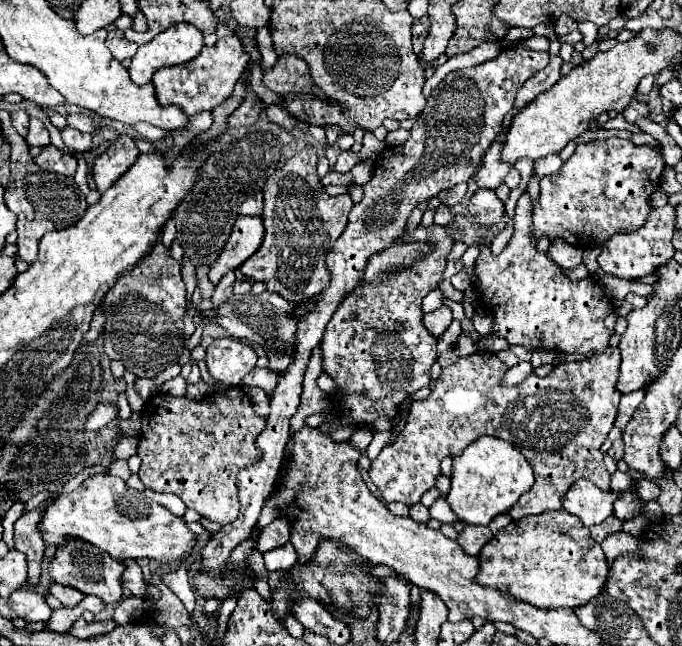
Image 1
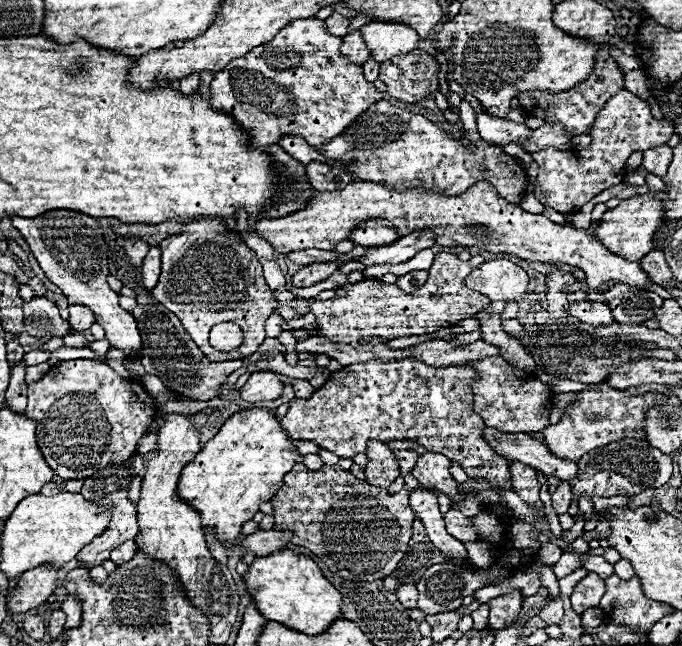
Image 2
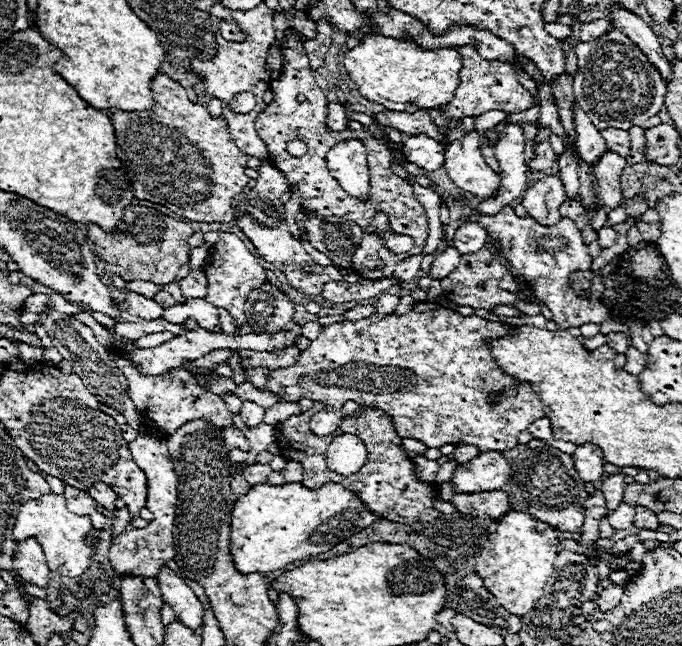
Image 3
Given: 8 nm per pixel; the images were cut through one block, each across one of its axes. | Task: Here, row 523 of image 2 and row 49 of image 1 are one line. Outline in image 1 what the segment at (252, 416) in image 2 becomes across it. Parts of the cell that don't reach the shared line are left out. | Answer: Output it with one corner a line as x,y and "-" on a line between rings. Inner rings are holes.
234,32
230,36
220,38
214,46
204,46
202,52
184,66
170,66
168,70
156,70
152,82
156,86
156,98
166,104
180,106
186,114
194,116
202,110
212,110
230,98
236,80
244,72
250,62
250,54
246,52
242,38

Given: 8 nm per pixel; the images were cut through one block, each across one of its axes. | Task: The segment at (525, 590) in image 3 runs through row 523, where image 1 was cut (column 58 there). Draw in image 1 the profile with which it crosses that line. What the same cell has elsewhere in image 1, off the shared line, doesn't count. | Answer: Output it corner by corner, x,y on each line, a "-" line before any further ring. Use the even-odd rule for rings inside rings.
108,472
90,476
74,492
62,494
56,502
48,504
40,522
40,532
44,540
56,546
64,536
82,538
108,552
114,560
154,558
160,564
174,564
196,550
196,534
188,528
184,518
148,500
144,492
130,488

